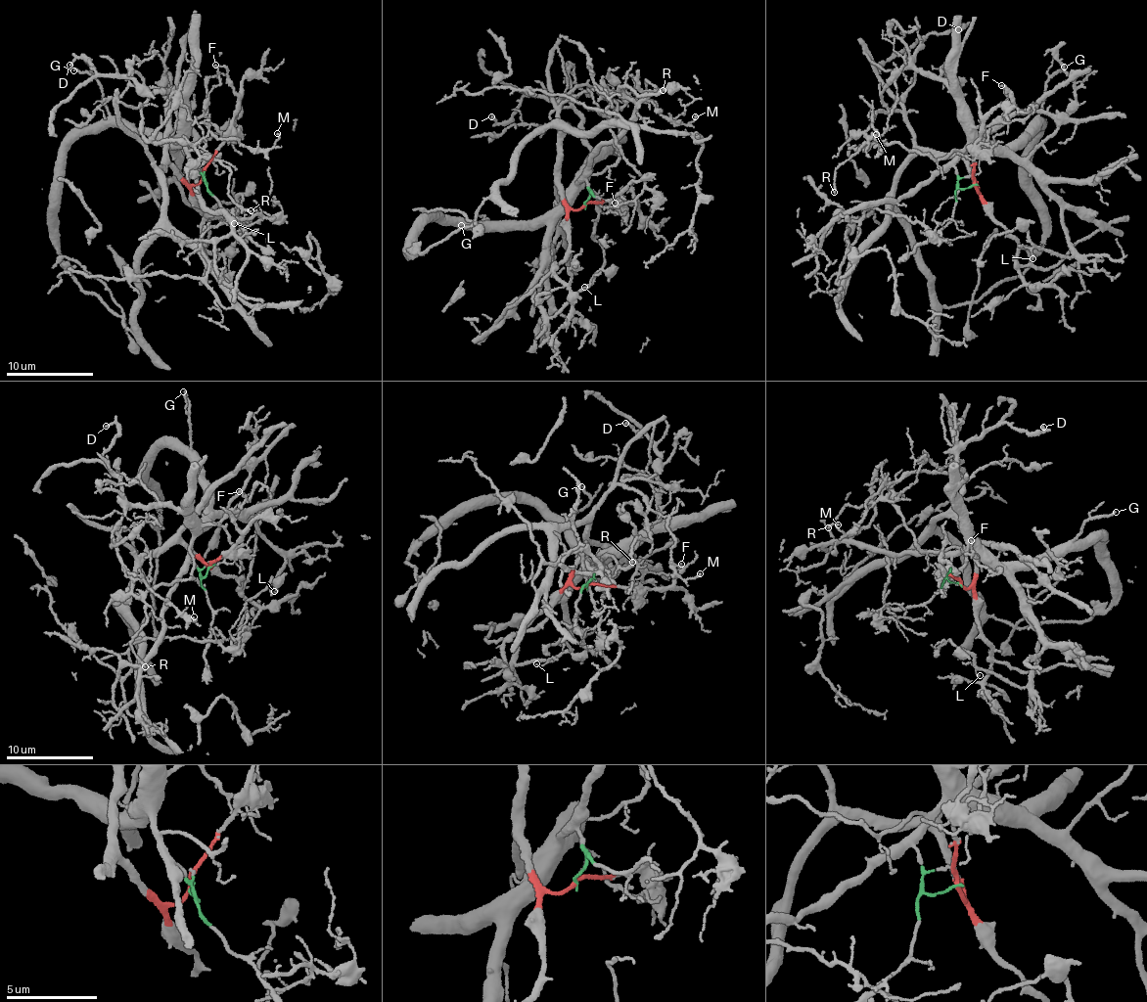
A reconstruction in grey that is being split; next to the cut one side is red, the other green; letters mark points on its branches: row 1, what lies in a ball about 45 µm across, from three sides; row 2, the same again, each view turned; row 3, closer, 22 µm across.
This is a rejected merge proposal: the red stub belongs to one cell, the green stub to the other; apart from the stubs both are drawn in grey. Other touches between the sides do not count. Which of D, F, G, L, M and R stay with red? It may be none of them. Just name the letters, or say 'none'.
M, R

